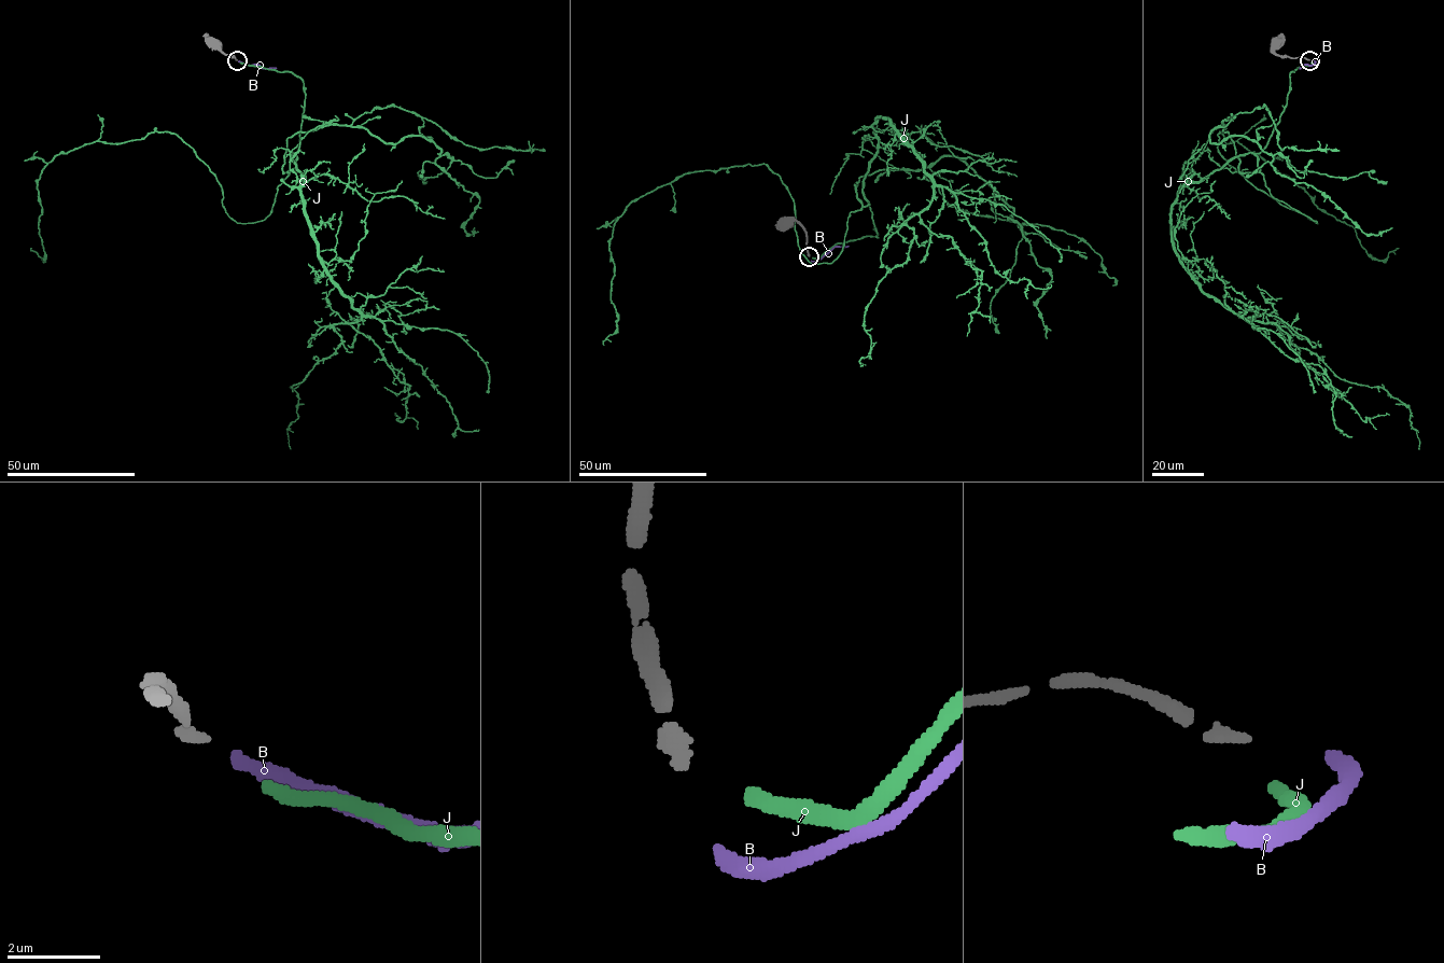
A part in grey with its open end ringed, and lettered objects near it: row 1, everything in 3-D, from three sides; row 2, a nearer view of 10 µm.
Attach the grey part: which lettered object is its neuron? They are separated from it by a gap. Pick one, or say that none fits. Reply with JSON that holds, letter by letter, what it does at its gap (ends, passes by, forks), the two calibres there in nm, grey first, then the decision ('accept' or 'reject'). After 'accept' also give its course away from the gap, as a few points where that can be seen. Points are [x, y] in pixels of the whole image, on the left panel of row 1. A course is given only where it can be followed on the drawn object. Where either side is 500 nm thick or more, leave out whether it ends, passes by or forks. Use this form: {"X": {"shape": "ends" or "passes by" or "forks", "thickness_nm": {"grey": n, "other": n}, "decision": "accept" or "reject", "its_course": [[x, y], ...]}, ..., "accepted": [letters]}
{"B": {"shape": "ends", "thickness_nm": {"grey": 300, "other": 320}, "decision": "reject"}, "J": {"shape": "ends", "thickness_nm": {"grey": 300, "other": 300}, "decision": "accept", "its_course": [[240, 61], [304, 84], [264, 219], [233, 220], [192, 149], [154, 130], [50, 162], [44, 260], [31, 248]]}, "accepted": ["J"]}

